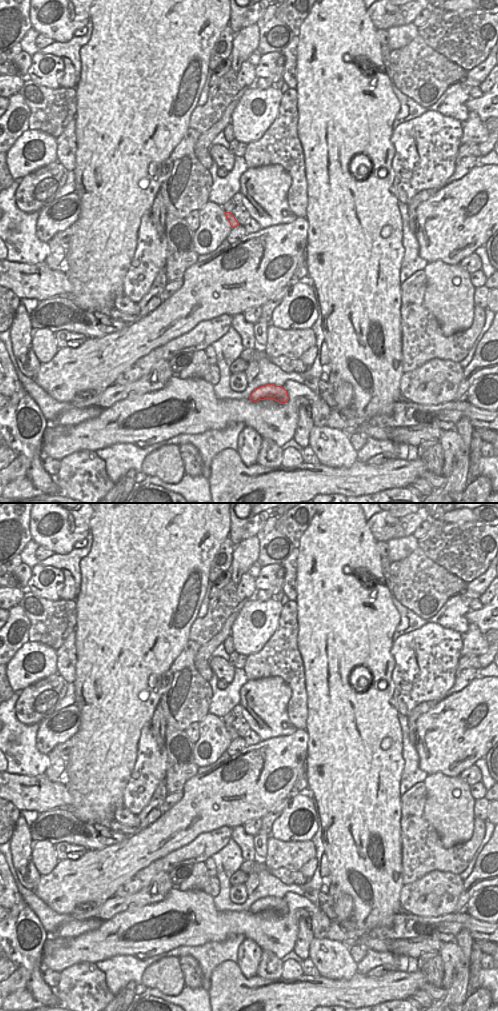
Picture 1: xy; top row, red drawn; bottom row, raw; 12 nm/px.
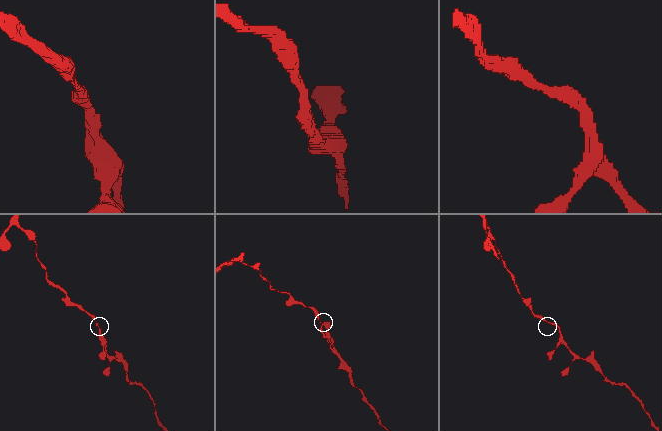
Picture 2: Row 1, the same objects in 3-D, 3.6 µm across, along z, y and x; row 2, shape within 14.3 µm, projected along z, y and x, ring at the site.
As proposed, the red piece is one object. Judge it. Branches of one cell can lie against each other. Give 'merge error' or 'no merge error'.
no merge error

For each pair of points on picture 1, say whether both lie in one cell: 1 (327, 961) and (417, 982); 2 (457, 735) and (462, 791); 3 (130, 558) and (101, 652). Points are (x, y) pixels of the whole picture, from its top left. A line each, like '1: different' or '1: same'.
1: different
2: different
3: same

